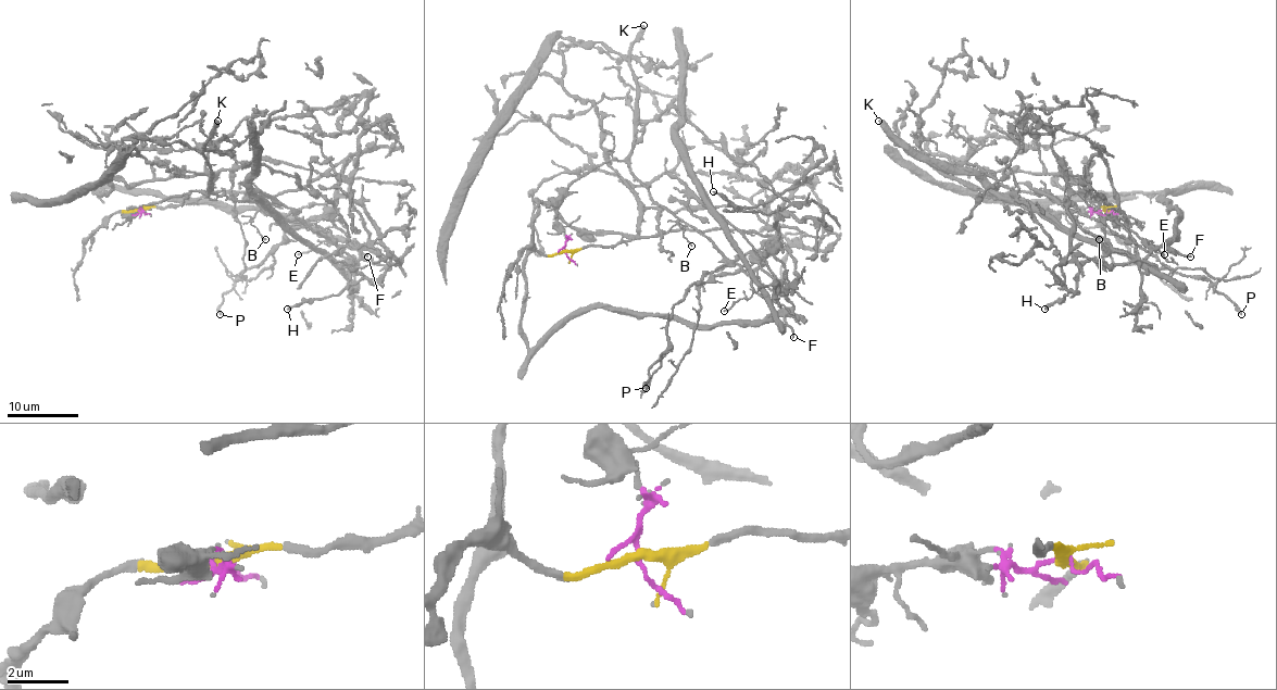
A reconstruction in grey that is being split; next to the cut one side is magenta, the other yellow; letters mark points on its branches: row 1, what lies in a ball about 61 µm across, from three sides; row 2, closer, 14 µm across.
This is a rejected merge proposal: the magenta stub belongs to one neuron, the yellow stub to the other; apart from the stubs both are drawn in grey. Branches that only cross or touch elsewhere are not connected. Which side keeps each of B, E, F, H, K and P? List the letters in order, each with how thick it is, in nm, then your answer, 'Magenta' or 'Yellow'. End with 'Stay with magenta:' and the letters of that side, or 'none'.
B: Thickness 100 nm. Magenta
E: Thickness 100 nm. Magenta
F: Thickness 200 nm. Magenta
H: Thickness 190 nm. Yellow
K: Thickness 440 nm. Magenta
P: Thickness 220 nm. Yellow
Stay with magenta: B, E, F, K

